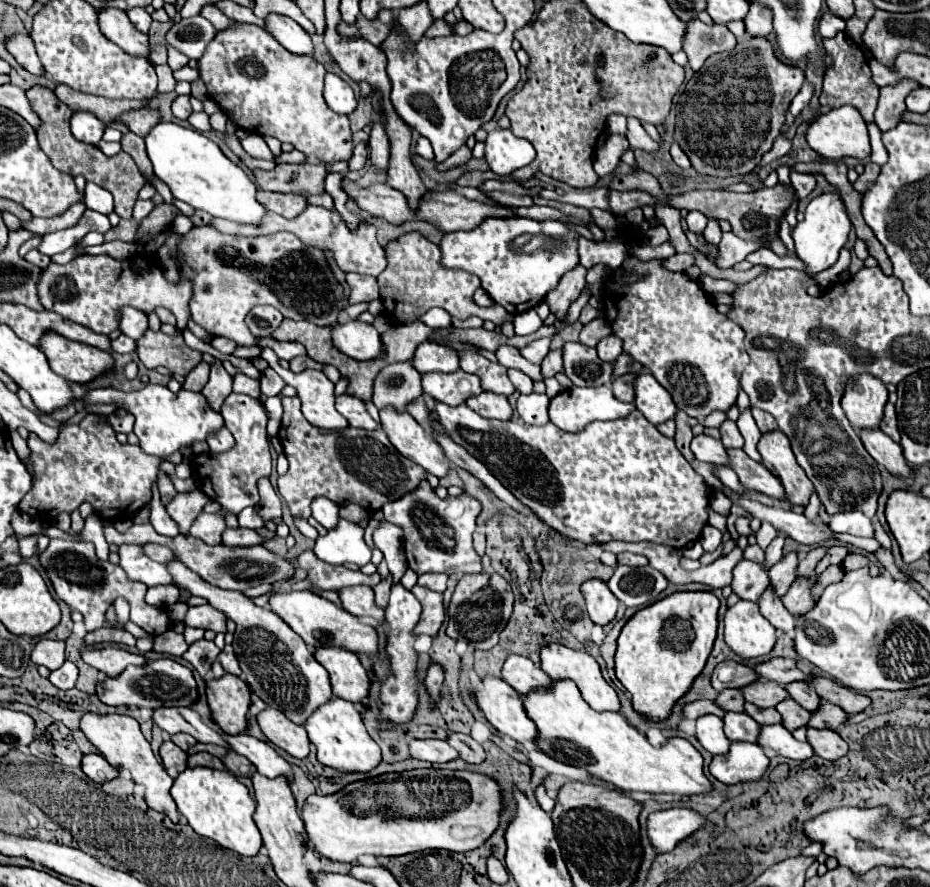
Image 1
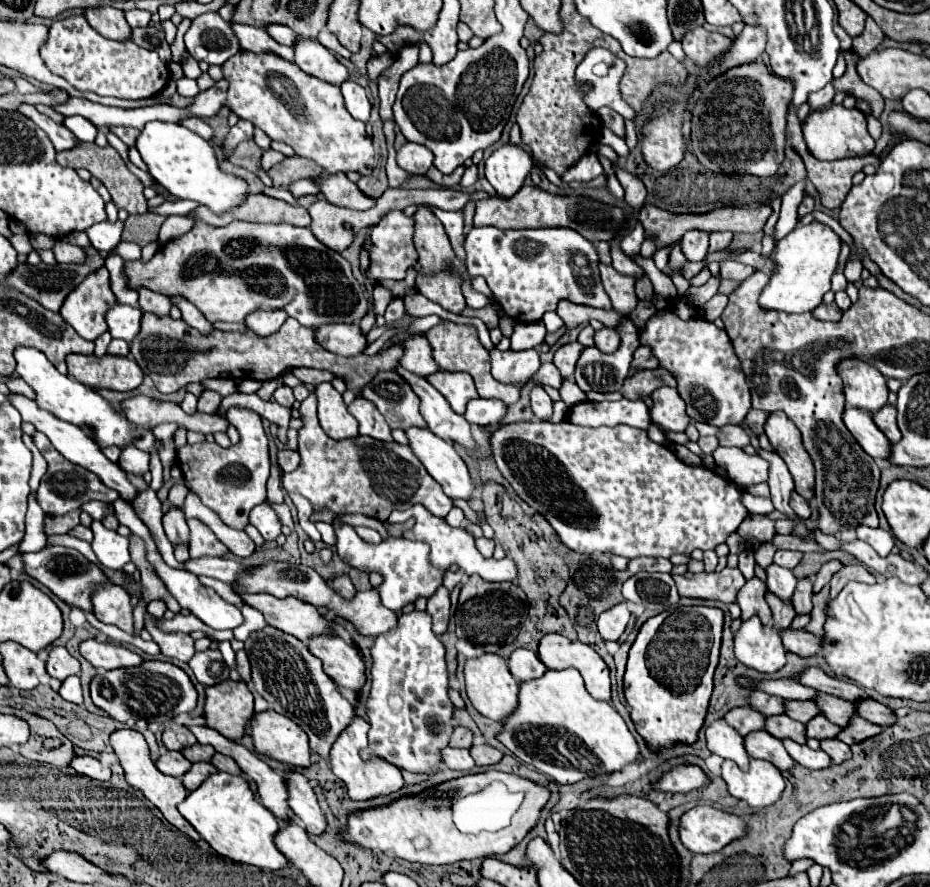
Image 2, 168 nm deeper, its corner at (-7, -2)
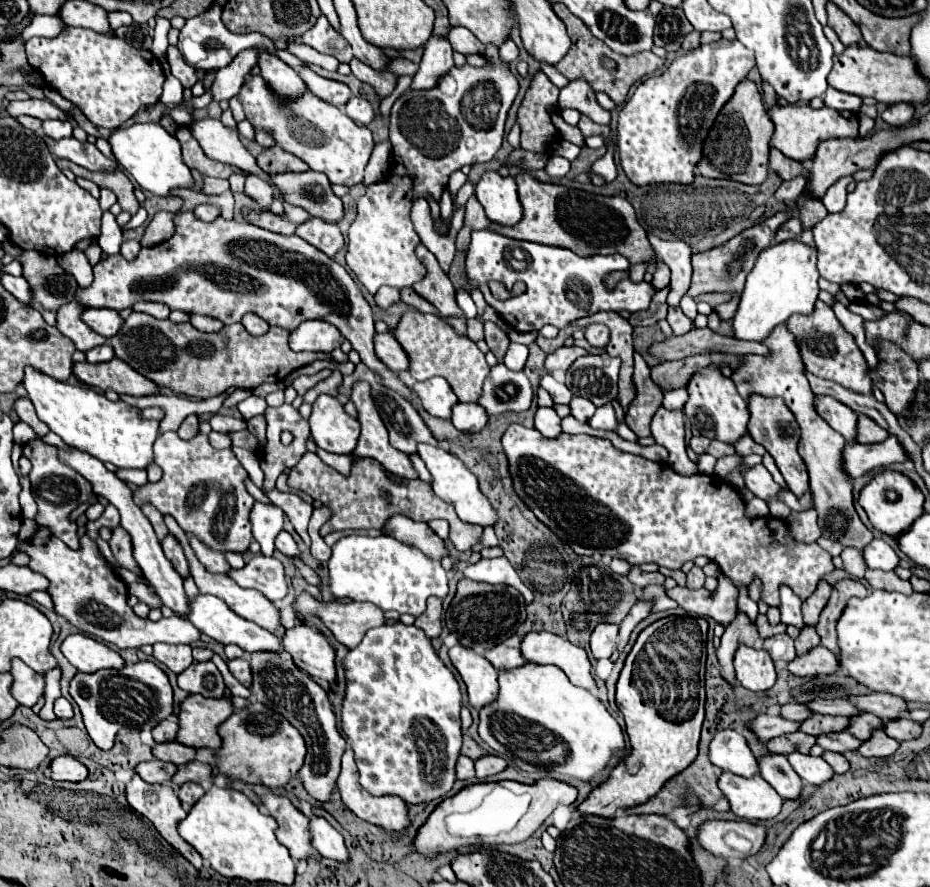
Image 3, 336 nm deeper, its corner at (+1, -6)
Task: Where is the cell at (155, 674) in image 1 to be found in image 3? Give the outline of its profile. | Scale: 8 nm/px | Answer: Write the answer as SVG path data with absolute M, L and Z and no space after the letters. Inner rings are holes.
M139 661L119 671L107 669L95 673L77 673L71 679L69 695L81 709L91 741L103 751L113 747L115 735L121 729L153 729L159 721L173 713L173 689L169 679L151 661Z

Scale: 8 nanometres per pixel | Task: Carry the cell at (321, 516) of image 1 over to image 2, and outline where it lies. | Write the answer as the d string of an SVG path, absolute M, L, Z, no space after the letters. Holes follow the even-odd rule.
M341 523L335 529L335 535L337 535L335 547L343 561L347 561L349 565L353 565L359 571L367 571L367 573L377 571L383 575L383 583L377 591L379 591L385 607L389 607L393 611L399 611L407 603L413 603L419 595L421 597L433 595L433 591L441 585L443 571L435 569L429 563L429 557L427 557L429 547L425 543L415 543L415 541L409 541L403 537L403 539L387 539L387 541L381 541L379 545L369 545L355 533L355 527L347 525L347 523Z

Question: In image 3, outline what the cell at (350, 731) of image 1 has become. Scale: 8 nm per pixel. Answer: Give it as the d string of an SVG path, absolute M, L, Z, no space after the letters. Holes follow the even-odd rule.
M347 749L343 755L343 769L337 781L343 803L363 821L373 823L387 831L389 835L403 835L411 825L407 815L407 803L395 795L373 797L357 781L357 767L353 761L353 751Z

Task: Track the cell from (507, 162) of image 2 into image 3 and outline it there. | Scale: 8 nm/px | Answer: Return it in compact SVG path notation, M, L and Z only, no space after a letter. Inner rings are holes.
M487 171L477 183L475 195L491 223L511 227L523 219L523 209L513 177L501 177L495 171Z

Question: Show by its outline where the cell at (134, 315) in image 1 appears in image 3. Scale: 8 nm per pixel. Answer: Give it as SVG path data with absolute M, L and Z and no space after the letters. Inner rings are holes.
M85 309L81 313L81 319L99 335L103 337L113 337L119 327L123 325L123 319L119 317L117 311L113 309Z

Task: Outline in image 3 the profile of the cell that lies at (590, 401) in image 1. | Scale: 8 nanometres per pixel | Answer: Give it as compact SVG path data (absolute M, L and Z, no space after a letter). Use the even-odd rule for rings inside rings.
M607 403L607 405L599 407L597 413L589 419L589 425L595 427L595 429L609 429L609 431L613 431L617 427L617 419L615 419L613 405Z

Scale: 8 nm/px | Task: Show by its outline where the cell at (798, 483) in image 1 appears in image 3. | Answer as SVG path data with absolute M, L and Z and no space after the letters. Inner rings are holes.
M751 395L749 397L749 411L751 411L751 421L749 421L749 435L753 437L755 443L761 443L767 453L775 459L775 465L779 467L783 479L787 481L789 489L801 497L805 491L809 491L809 475L803 459L797 453L797 443L801 437L801 431L797 427L795 415L785 407L783 399L765 399L763 395Z

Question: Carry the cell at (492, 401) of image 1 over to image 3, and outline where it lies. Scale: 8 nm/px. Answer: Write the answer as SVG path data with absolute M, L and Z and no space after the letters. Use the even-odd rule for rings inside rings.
M455 403L451 409L451 423L465 433L477 433L487 425L487 413L477 403Z

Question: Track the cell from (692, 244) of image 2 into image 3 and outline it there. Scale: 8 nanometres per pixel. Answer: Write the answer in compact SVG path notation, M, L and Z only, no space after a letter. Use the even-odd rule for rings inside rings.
M647 234L647 238L651 247L657 251L657 257L671 269L671 291L667 297L667 305L679 307L679 301L687 293L691 281L691 247L681 239L661 241L653 234Z

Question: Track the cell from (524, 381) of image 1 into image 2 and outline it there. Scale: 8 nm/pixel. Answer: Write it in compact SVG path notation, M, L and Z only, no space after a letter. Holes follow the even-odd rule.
M535 385L535 387L531 389L529 397L531 397L531 409L533 409L533 413L535 413L539 419L551 417L551 405L553 405L553 401L549 399L549 395L545 393L545 389L543 389L541 385Z

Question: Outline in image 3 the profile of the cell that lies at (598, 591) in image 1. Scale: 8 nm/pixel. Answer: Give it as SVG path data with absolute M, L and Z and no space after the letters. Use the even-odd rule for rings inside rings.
M601 623L595 627L593 635L591 635L591 653L595 659L603 659L603 657L611 657L613 651L615 651L615 645L617 645L617 631L619 627L617 625L611 625L611 623Z

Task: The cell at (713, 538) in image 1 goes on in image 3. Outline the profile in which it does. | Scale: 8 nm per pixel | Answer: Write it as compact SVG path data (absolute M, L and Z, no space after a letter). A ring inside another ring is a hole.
M693 567L687 573L687 587L689 589L701 589L703 583L705 583L705 573L701 571L701 567Z

